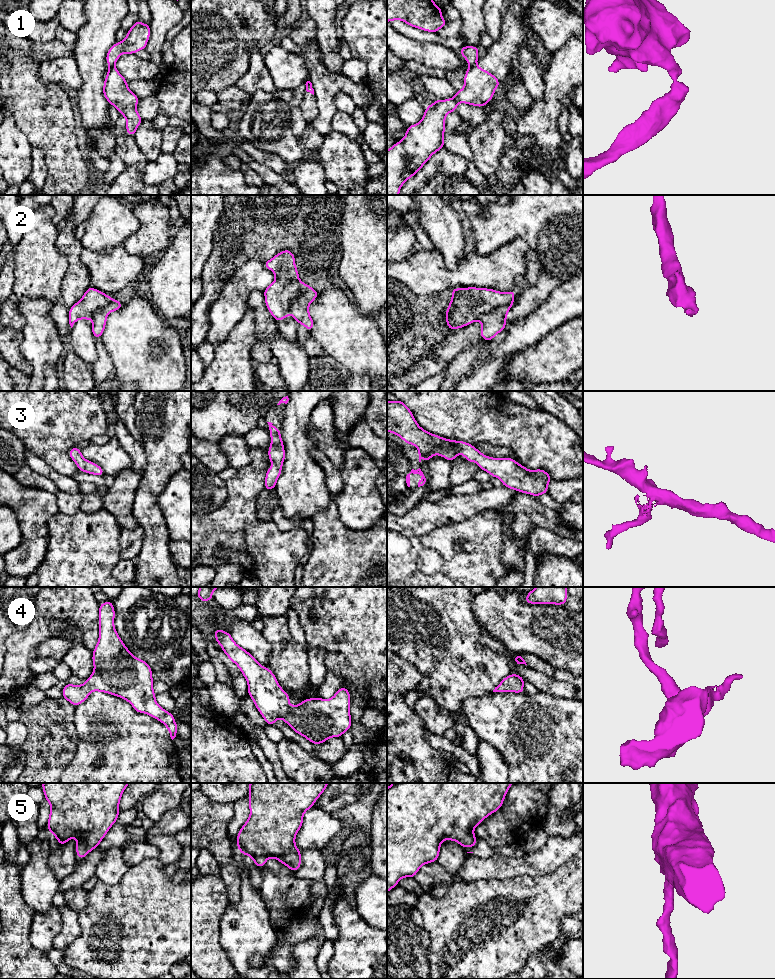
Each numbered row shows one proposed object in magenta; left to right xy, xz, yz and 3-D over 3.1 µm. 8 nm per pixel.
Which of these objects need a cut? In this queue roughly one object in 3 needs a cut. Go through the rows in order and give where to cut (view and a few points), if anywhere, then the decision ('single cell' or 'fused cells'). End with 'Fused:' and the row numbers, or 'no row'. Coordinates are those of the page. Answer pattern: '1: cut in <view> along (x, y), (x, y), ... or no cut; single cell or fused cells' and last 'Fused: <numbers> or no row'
1: cut in yz along (475, 64), (470, 66); fused cells
2: cut in xz along (300, 281), (300, 296), (292, 301), (290, 313); fused cells
3: no cut; single cell
4: no cut; single cell
5: no cut; single cell
Fused: 1, 2

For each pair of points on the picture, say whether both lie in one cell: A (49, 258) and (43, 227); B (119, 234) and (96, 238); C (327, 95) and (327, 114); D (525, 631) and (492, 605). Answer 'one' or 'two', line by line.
A: one
B: one
C: one
D: one

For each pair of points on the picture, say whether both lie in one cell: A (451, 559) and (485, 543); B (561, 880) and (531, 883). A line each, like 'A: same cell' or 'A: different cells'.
A: same cell
B: same cell

